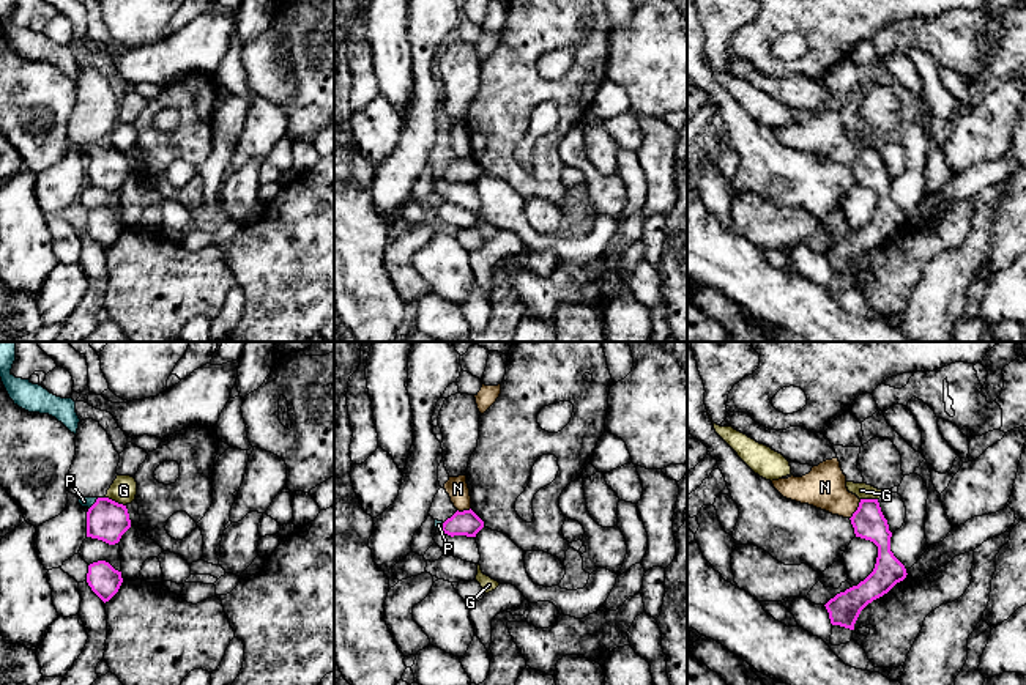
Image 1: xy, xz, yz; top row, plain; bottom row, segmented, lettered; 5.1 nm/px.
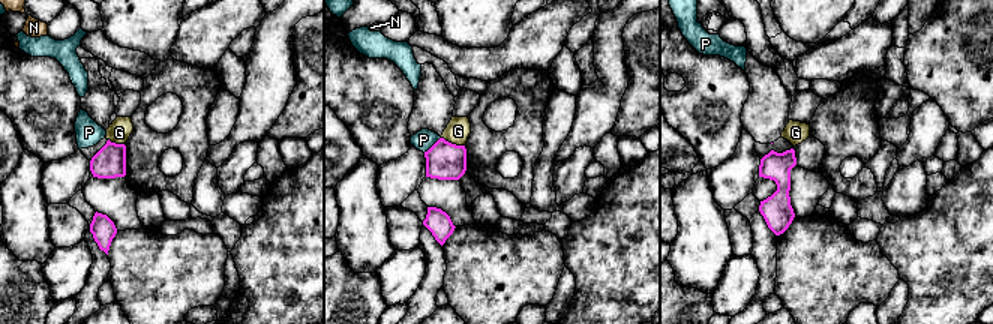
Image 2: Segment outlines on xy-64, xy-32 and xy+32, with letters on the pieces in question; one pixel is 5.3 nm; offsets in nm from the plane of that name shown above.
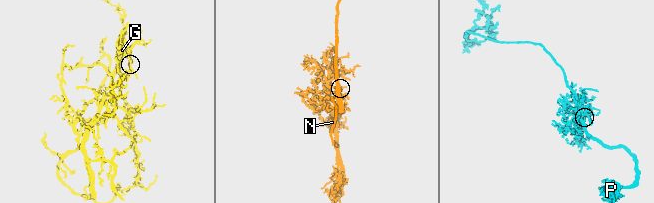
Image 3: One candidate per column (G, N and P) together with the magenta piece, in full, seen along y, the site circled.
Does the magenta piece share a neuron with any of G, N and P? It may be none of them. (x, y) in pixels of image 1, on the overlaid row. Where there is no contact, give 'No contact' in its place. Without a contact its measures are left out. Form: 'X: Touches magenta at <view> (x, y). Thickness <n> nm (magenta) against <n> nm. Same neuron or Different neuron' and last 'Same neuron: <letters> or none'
G: Touches magenta at xy (114, 501). Thickness 200 nm (magenta) against 140 nm. Different neuron
N: Touches magenta at yz (858, 509). Thickness 170 nm (magenta) against 220 nm. Different neuron
P: Touches magenta at xy (93, 504). Thickness 200 nm (magenta) against 50 nm. Same neuron
Same neuron: P

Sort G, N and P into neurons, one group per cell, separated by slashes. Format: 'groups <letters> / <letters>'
groups G / N / P

